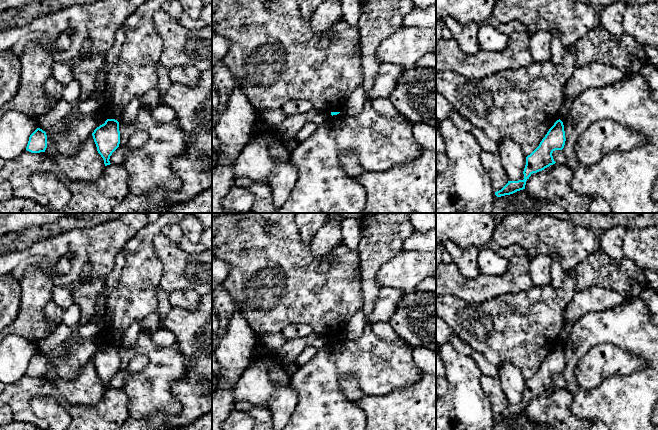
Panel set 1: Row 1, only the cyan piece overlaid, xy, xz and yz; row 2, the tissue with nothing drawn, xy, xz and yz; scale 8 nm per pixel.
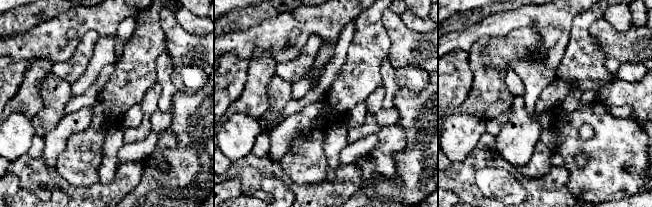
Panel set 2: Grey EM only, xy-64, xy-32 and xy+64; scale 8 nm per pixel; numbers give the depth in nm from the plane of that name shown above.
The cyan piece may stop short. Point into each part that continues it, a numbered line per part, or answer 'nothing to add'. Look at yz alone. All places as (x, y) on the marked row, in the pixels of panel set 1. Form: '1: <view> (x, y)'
nothing to add

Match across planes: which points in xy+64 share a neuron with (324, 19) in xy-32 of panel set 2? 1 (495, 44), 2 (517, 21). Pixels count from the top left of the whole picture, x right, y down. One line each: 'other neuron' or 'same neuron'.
1: other neuron
2: same neuron

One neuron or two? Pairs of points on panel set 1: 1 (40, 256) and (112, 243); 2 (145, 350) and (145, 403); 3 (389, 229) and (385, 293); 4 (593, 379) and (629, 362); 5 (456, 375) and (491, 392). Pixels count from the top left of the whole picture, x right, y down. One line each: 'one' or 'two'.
1: one
2: one
3: two
4: one
5: two

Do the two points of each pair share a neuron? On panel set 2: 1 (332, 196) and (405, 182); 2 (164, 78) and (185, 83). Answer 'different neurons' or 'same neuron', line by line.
1: different neurons
2: different neurons

